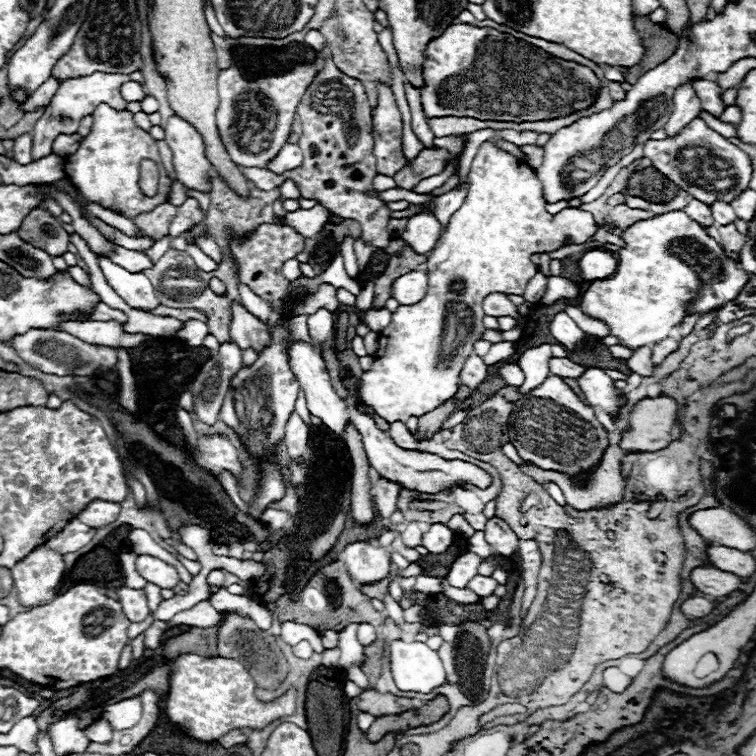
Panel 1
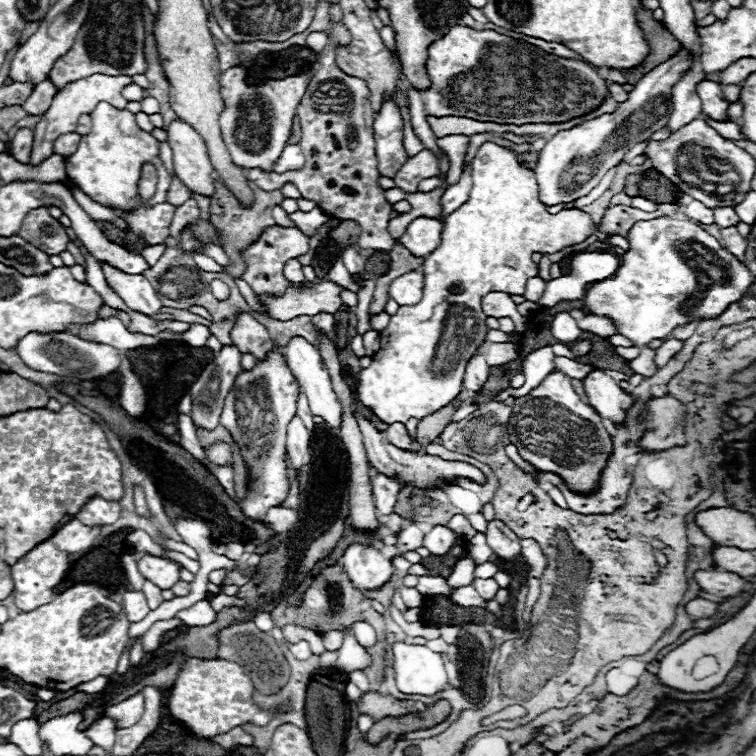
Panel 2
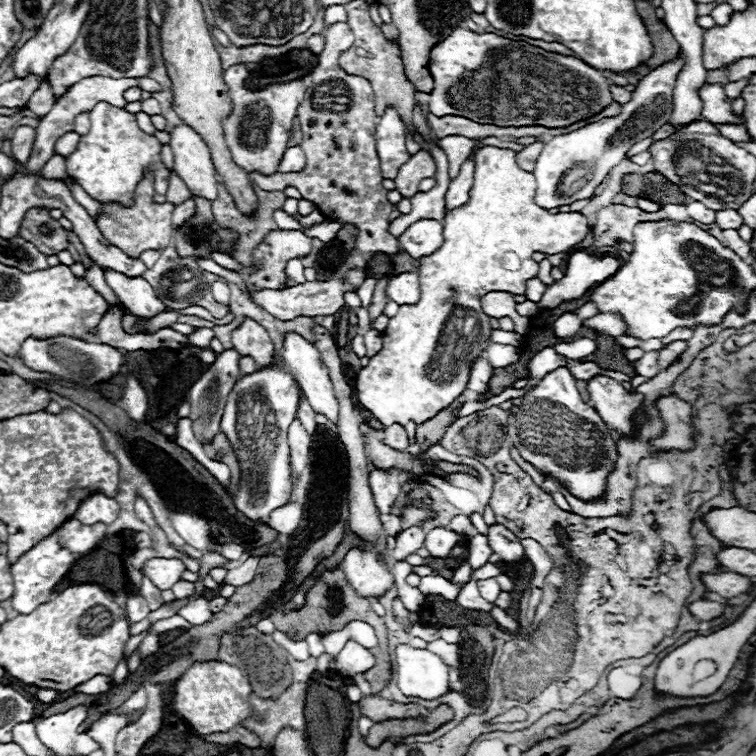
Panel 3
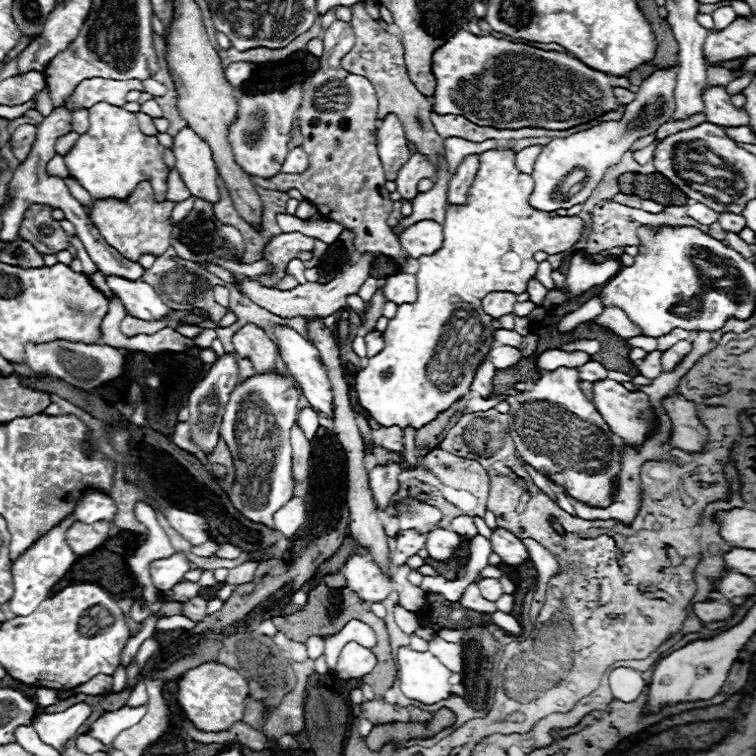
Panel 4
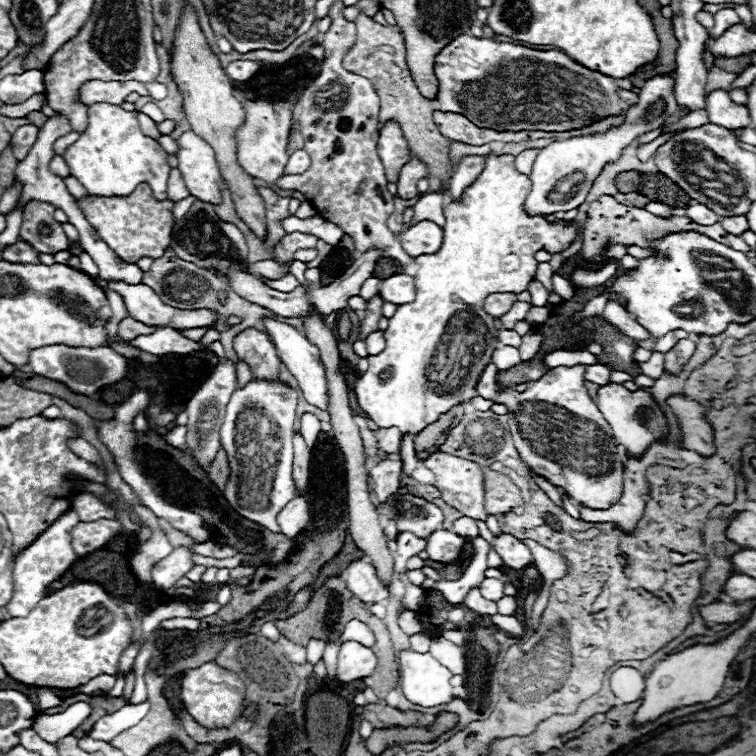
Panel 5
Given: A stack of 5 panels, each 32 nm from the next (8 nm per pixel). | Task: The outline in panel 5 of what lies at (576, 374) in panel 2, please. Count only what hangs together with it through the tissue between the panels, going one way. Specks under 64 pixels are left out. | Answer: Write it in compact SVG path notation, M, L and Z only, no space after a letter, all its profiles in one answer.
M588 366L588 370L586 370L586 380L588 382L594 382L594 384L598 384L598 386L604 386L604 384L608 384L610 382L610 372L612 372L612 368L608 368L608 366Z

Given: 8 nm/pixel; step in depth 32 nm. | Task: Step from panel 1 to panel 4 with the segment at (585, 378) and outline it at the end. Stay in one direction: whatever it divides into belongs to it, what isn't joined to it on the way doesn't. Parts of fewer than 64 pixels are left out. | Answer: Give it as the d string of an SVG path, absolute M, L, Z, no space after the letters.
M604 380L604 382L594 384L594 406L598 408L598 412L610 426L610 430L620 438L620 442L634 446L634 448L638 448L646 442L646 434L652 430L652 426L656 422L656 410L650 404L648 396L640 390L630 392L614 380Z

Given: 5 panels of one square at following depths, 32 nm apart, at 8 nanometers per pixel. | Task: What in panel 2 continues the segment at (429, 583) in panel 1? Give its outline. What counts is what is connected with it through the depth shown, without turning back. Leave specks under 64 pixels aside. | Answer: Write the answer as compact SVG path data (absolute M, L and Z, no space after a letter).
M420 576L418 578L418 592L422 592L424 596L430 596L430 594L442 594L446 598L450 598L452 594L452 586L440 586L440 578L438 576Z

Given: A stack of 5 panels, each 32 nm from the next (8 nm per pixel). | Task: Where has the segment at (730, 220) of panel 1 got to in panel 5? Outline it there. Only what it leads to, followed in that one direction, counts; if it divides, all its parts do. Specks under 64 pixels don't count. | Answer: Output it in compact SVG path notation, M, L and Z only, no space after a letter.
M734 216L734 218L720 218L720 224L724 226L726 232L734 234L734 236L742 236L750 226L748 220L744 216Z

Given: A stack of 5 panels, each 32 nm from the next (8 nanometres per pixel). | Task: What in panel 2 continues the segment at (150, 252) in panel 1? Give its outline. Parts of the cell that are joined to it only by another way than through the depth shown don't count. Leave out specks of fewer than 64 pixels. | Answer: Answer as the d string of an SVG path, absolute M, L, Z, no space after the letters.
M159 244L156 246L148 247L142 250L141 255L147 261L147 263L152 267L162 256L166 249L166 244Z

